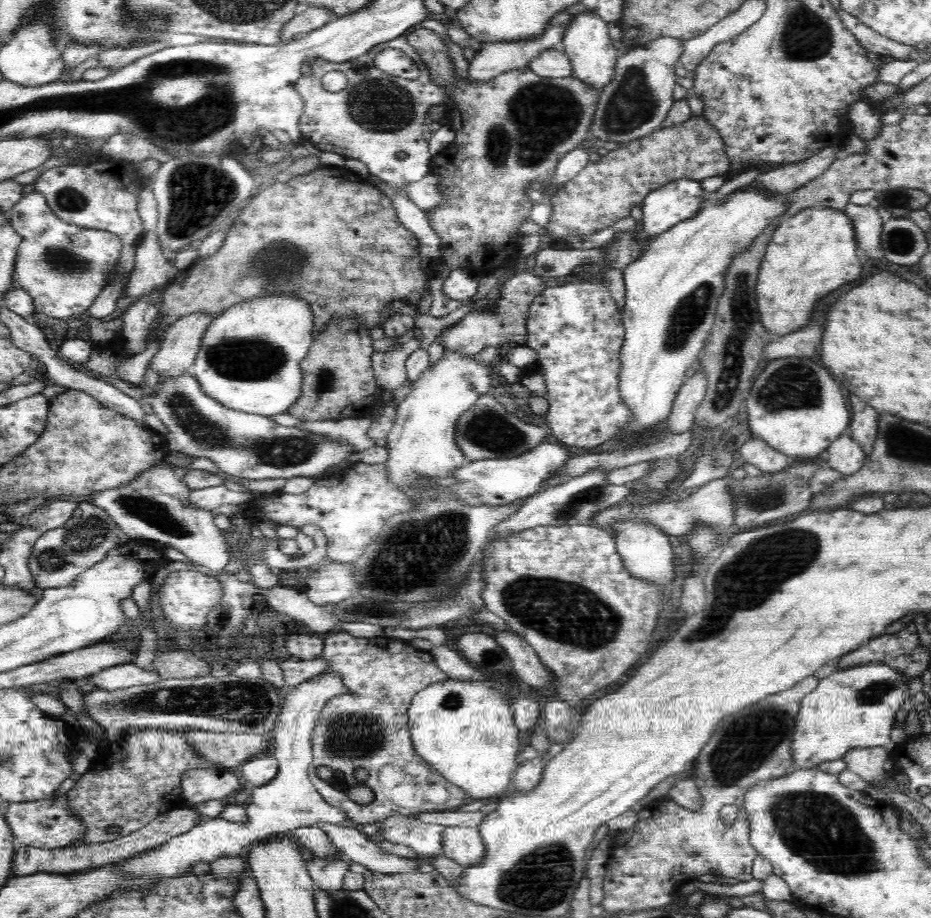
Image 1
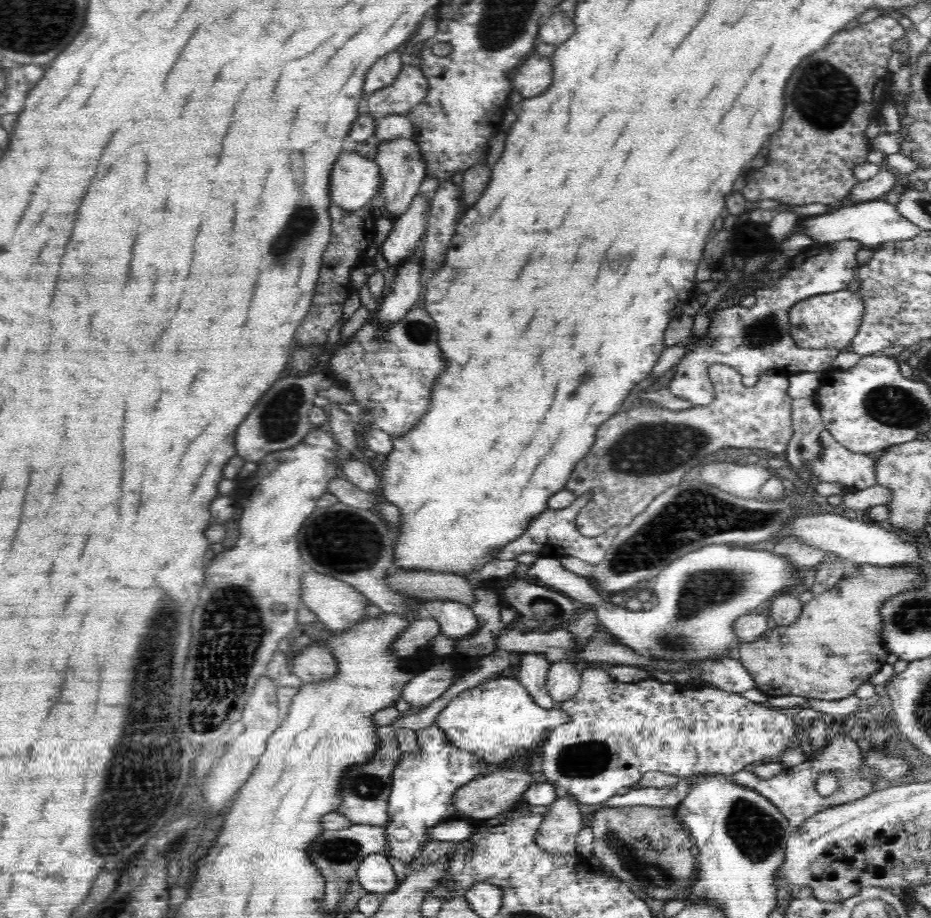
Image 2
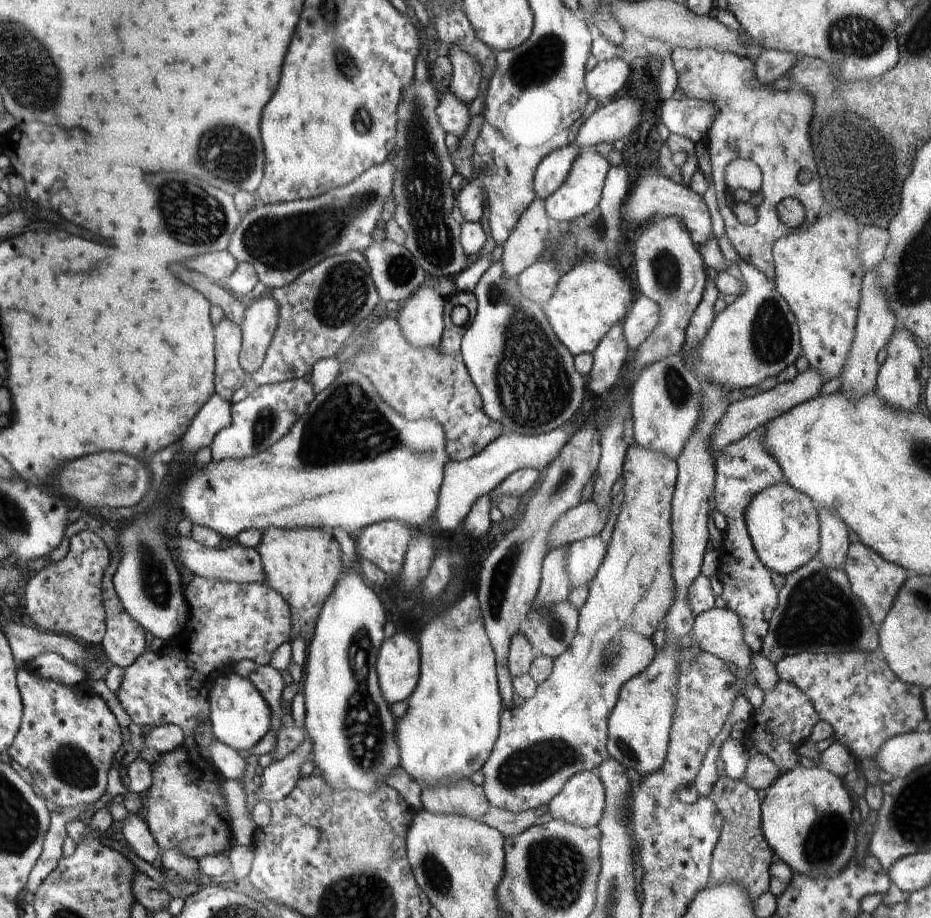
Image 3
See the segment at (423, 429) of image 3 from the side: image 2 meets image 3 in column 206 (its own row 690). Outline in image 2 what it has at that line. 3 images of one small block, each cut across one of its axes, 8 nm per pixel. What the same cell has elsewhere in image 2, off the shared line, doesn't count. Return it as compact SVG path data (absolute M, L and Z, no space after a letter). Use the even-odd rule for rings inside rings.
M496 676L454 697L438 714L435 723L436 727L444 731L446 741L454 743L460 749L472 752L475 757L482 758L486 763L500 764L522 750L541 744L551 729L569 720L570 715L558 707L546 709L538 706L518 679Z

